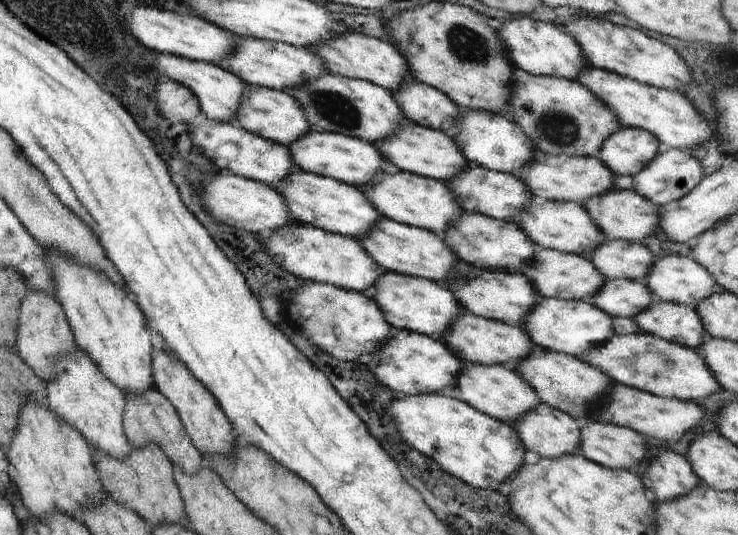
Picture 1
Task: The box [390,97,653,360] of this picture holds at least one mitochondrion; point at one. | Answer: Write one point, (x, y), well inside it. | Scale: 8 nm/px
(559, 127)

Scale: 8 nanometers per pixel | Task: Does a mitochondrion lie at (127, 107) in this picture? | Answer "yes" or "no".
no

